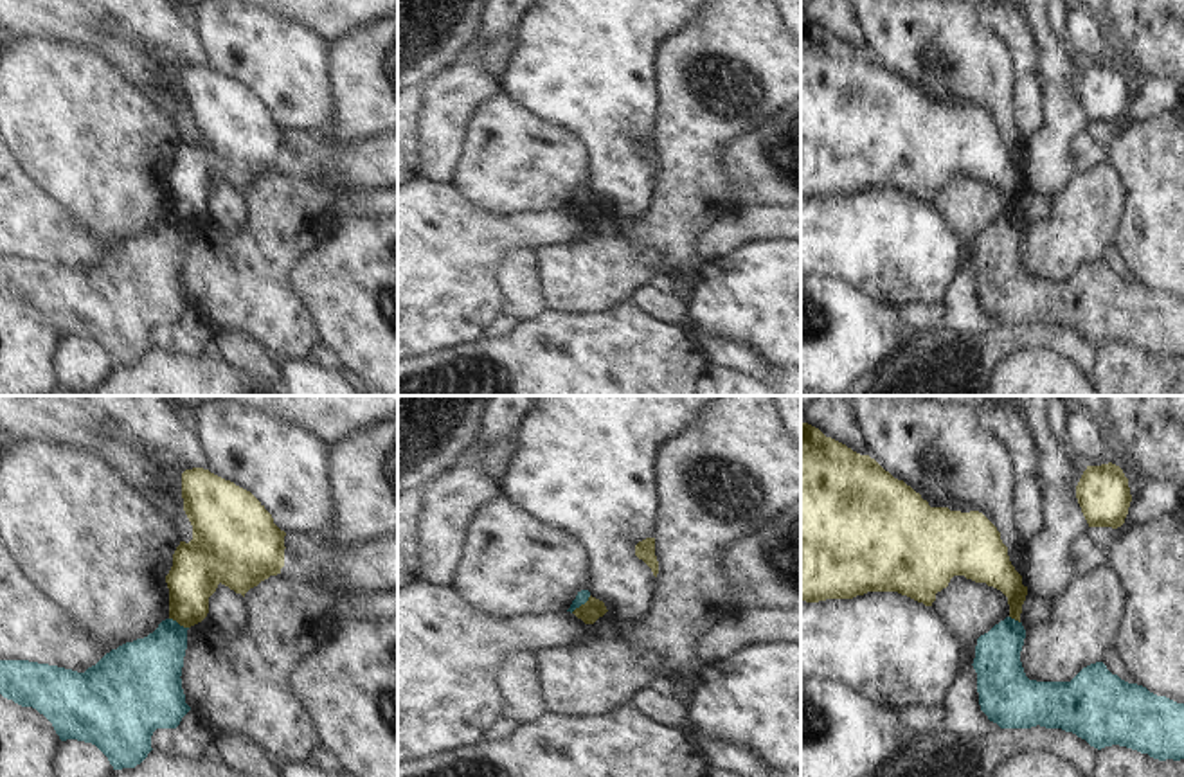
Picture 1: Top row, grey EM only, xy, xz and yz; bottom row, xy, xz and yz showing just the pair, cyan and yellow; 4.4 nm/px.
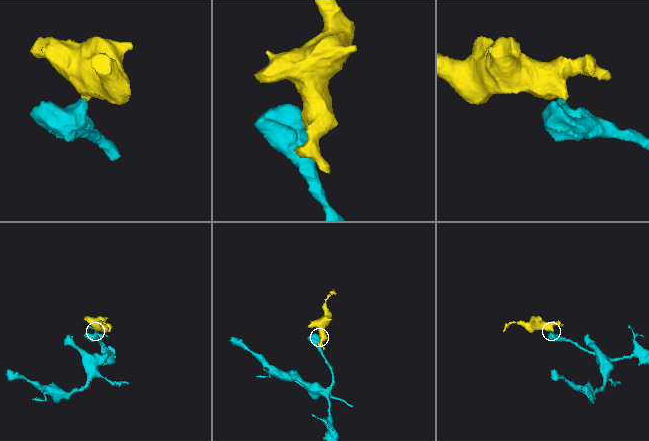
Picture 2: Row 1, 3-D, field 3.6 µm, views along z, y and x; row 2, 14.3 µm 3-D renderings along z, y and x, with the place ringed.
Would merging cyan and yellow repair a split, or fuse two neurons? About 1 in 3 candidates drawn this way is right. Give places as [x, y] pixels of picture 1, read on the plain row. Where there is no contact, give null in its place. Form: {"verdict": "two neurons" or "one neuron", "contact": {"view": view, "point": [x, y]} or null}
{"verdict": "two neurons", "contact": {"view": "xz", "point": [580, 202]}}

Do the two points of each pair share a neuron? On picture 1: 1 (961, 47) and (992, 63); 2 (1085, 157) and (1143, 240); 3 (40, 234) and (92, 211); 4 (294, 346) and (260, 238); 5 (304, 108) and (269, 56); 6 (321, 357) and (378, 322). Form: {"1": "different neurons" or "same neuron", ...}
{"1": "same neuron", "2": "different neurons", "3": "different neurons", "4": "same neuron", "5": "same neuron", "6": "different neurons"}

